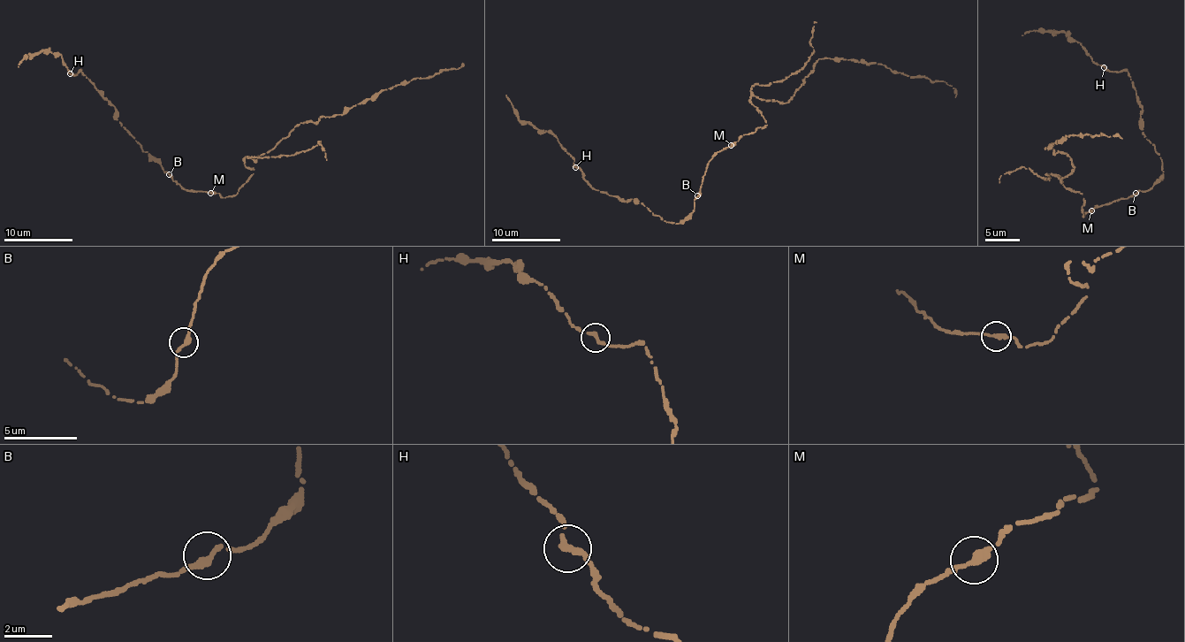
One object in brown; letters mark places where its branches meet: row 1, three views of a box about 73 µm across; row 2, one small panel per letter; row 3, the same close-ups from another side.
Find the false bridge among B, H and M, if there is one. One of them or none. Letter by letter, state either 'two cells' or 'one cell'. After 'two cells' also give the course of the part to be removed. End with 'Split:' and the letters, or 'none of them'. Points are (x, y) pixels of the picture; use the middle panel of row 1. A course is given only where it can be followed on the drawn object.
B: one cell
H: one cell
M: one cell
Split: none of them

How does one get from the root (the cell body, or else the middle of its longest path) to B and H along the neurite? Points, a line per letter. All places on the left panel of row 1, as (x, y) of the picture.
B: (212, 191), (188, 191), (169, 174)
H: (212, 191), (188, 191), (175, 182), (122, 126), (117, 109), (94, 83), (81, 71), (74, 76), (70, 73)

